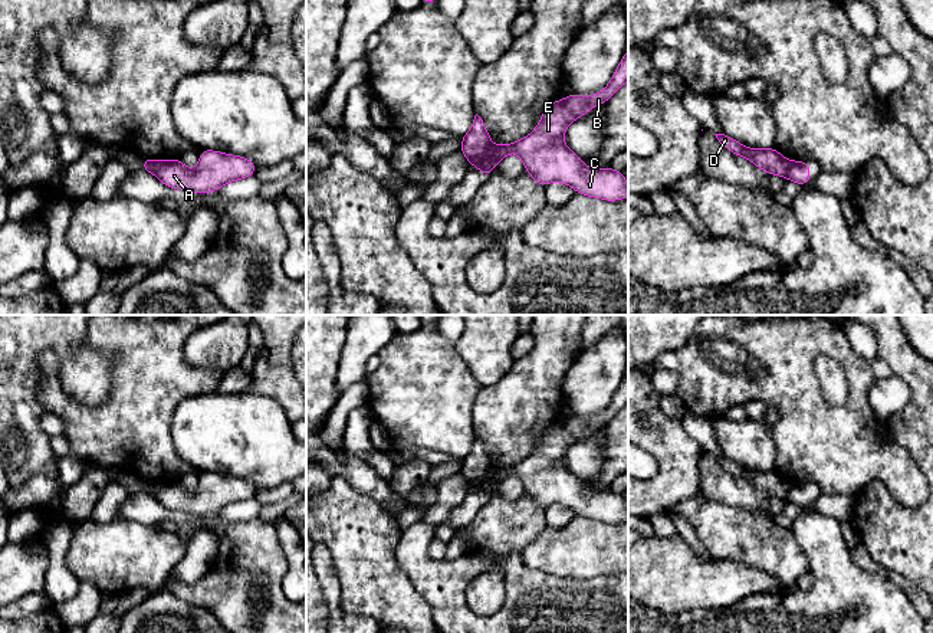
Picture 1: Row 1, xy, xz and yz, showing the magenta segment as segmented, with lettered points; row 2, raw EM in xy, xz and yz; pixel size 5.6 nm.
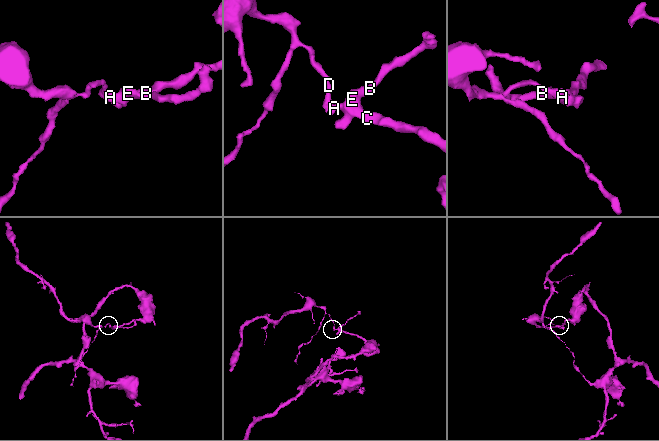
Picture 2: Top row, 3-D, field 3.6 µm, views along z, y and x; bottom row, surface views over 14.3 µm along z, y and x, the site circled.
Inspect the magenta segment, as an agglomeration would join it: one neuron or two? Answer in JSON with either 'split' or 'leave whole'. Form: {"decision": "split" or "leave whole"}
{"decision": "split"}

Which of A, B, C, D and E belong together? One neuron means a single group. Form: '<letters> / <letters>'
A B C E / D

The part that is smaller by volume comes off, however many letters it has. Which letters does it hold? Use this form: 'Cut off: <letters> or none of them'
Cut off: D

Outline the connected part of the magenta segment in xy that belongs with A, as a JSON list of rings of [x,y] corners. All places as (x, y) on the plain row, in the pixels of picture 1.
[[[201,472],[196,491],[188,492],[178,481],[173,481],[158,486],[157,499],[170,511],[203,516],[220,512],[226,505],[250,499],[256,491],[249,481]]]

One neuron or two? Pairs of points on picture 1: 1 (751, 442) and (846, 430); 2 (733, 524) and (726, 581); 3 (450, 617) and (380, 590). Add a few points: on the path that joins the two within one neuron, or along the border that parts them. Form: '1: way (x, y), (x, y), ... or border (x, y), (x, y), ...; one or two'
1: border (771, 425), (775, 443), (775, 468); two
2: border (713, 557), (741, 561), (761, 570); two
3: border (413, 583), (429, 604), (433, 617); two

